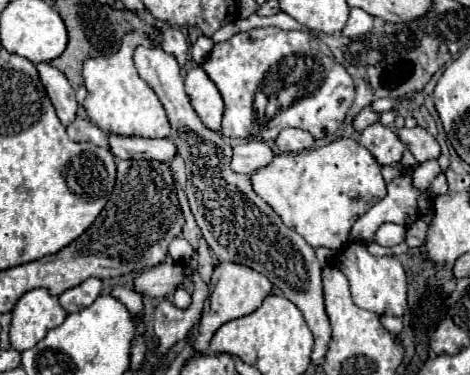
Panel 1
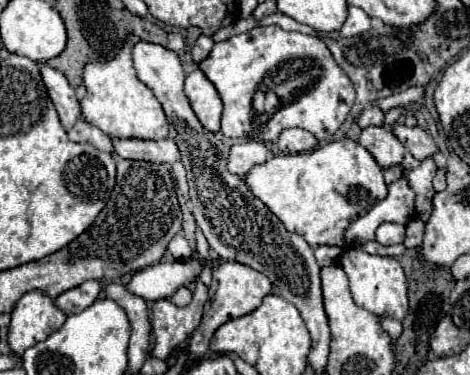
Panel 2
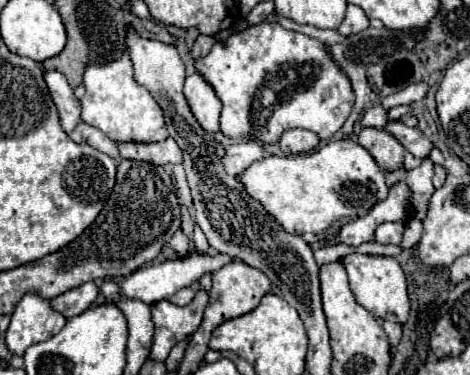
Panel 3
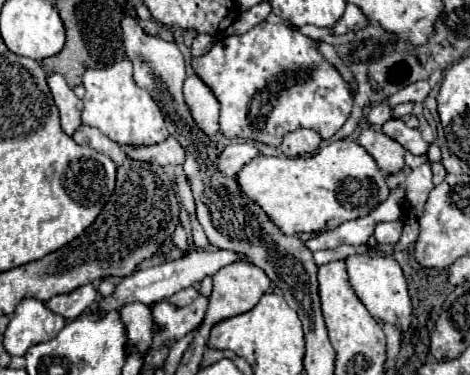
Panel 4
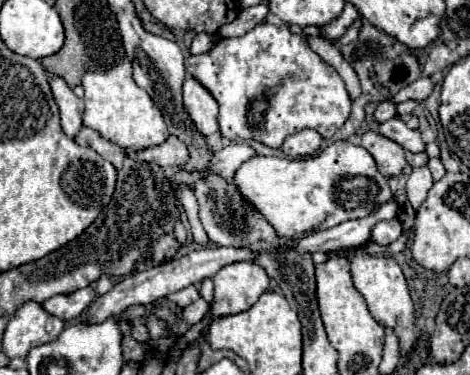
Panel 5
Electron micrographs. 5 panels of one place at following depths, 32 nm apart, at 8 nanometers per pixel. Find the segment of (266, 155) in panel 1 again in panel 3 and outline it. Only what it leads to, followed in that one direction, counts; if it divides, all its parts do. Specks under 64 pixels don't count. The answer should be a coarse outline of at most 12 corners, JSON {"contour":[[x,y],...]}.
{"contour":[[250,140],[226,148],[224,168],[240,176],[268,154]]}

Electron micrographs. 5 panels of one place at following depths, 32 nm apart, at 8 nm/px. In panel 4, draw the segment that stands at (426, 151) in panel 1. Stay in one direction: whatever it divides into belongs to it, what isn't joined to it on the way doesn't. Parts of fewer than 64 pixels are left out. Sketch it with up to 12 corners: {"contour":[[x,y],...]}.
{"contour":[[388,120],[382,132],[414,156],[428,152],[418,128],[402,120]]}

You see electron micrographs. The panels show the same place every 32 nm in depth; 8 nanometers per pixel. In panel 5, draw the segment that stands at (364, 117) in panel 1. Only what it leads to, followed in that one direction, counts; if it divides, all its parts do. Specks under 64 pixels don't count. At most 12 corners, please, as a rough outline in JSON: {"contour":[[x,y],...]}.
{"contour":[[390,100],[378,104],[372,118],[378,124],[396,116],[396,106]]}

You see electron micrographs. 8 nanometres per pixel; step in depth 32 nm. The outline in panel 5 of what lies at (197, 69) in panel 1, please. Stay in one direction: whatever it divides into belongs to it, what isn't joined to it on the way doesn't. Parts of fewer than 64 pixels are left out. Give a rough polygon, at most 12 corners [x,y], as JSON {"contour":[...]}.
{"contour":[[194,76],[184,80],[184,106],[196,128],[218,128],[218,102]]}

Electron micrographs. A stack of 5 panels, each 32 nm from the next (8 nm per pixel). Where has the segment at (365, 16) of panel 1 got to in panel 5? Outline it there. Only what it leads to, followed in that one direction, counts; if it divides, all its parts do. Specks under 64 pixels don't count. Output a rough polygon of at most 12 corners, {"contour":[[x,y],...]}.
{"contour":[[346,4],[344,12],[322,32],[328,38],[340,38],[346,30],[362,20],[354,4]]}

